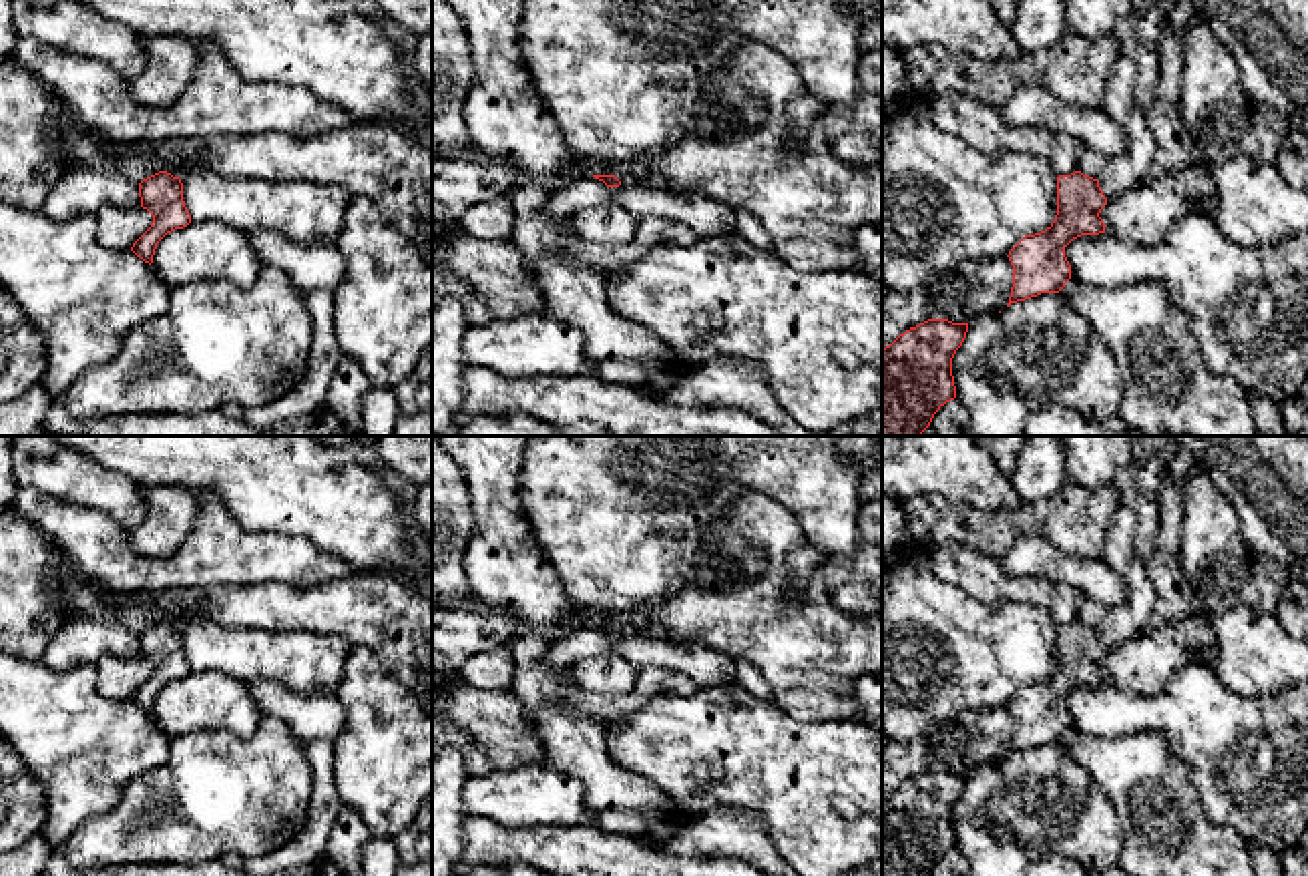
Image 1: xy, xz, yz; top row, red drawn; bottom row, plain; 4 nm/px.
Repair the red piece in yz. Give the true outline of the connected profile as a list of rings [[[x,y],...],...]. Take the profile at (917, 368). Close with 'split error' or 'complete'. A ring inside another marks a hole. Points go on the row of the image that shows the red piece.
[[[928,319],[882,348],[882,436],[922,436],[934,414],[956,398],[952,358],[966,332],[968,323]]]; complete

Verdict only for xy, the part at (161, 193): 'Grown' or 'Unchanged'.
Unchanged

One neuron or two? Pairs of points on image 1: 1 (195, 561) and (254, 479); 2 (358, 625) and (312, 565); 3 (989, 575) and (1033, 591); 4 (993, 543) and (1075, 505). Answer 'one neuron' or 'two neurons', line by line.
1: two neurons
2: two neurons
3: one neuron
4: one neuron

